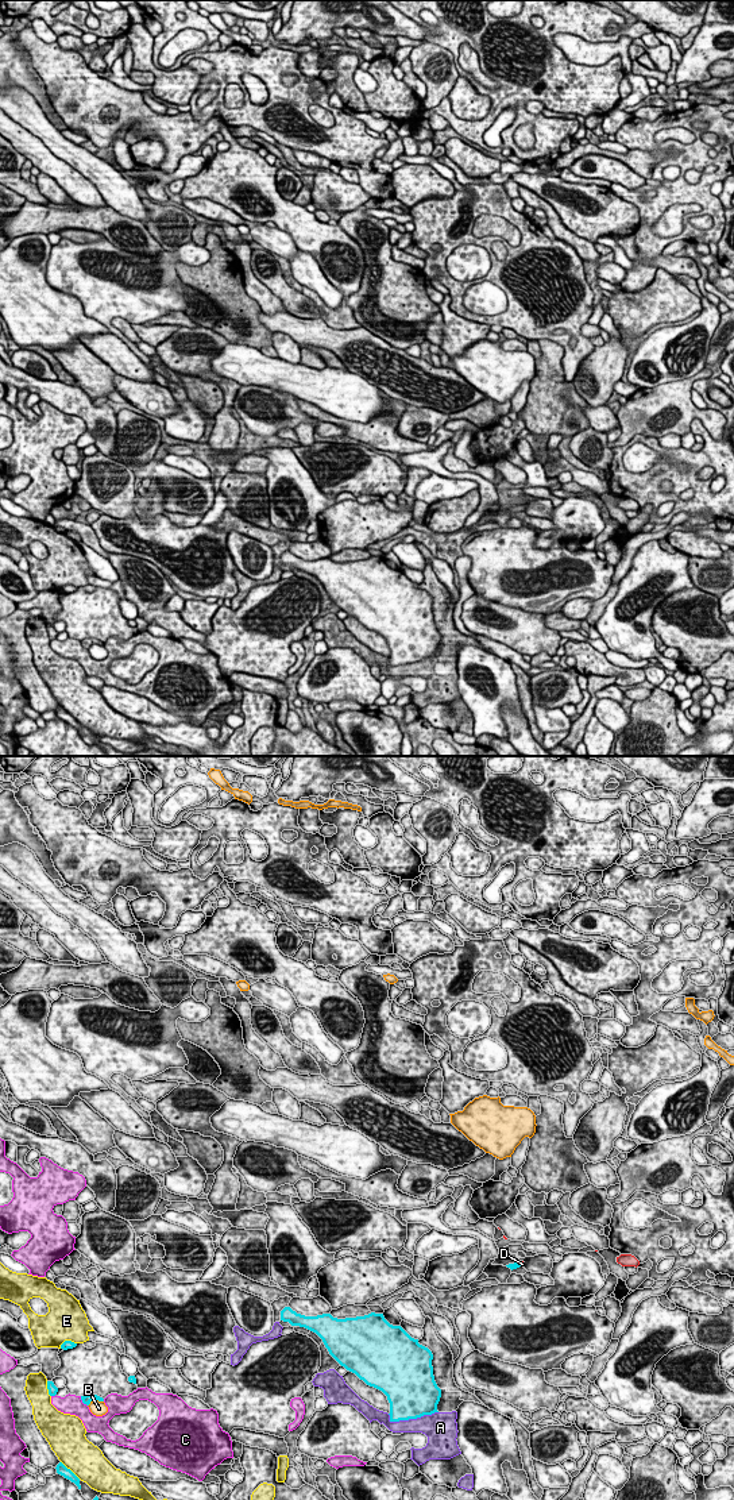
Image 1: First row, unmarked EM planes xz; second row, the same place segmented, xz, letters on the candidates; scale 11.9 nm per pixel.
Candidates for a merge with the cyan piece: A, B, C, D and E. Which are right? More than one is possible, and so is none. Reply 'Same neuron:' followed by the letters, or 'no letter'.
Same neuron: D

